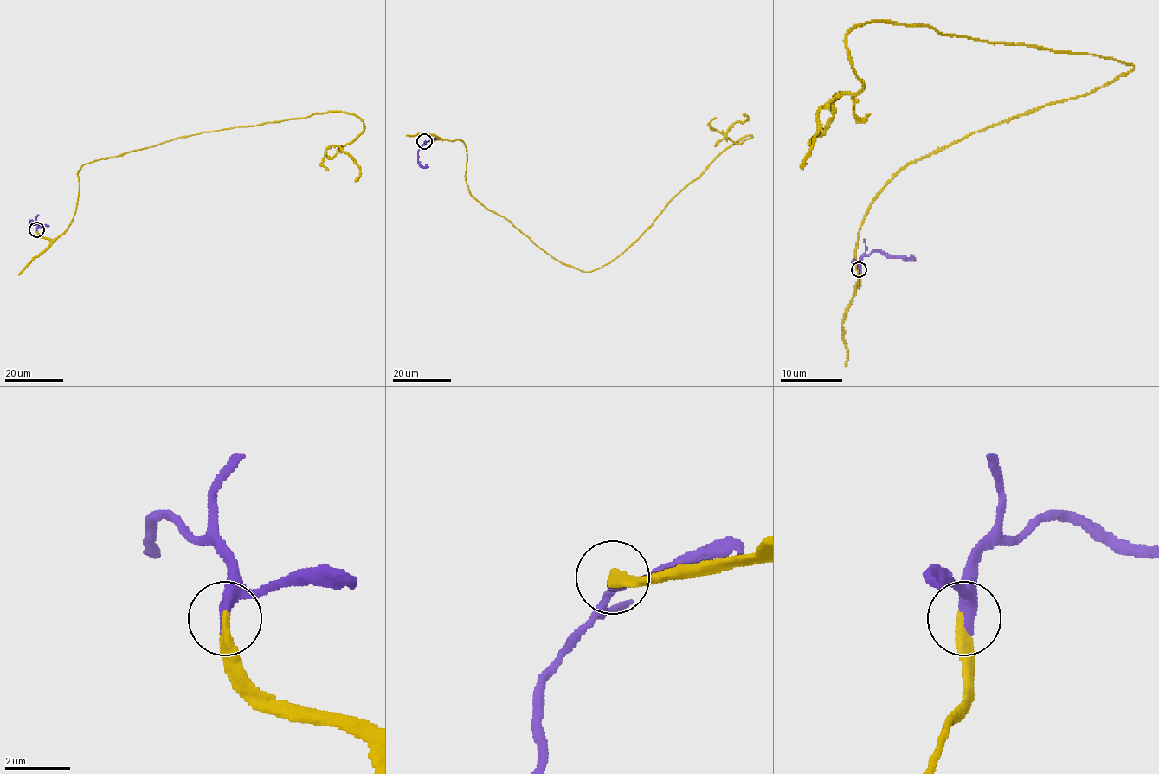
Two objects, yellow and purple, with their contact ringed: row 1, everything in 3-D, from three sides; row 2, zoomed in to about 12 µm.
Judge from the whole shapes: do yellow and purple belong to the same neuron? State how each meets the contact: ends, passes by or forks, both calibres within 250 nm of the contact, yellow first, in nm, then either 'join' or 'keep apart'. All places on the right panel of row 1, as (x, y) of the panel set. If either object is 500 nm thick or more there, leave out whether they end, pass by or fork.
yellow ends there; purple passes by; 300 nm thick on the yellow side, 320 nm on the other; join

